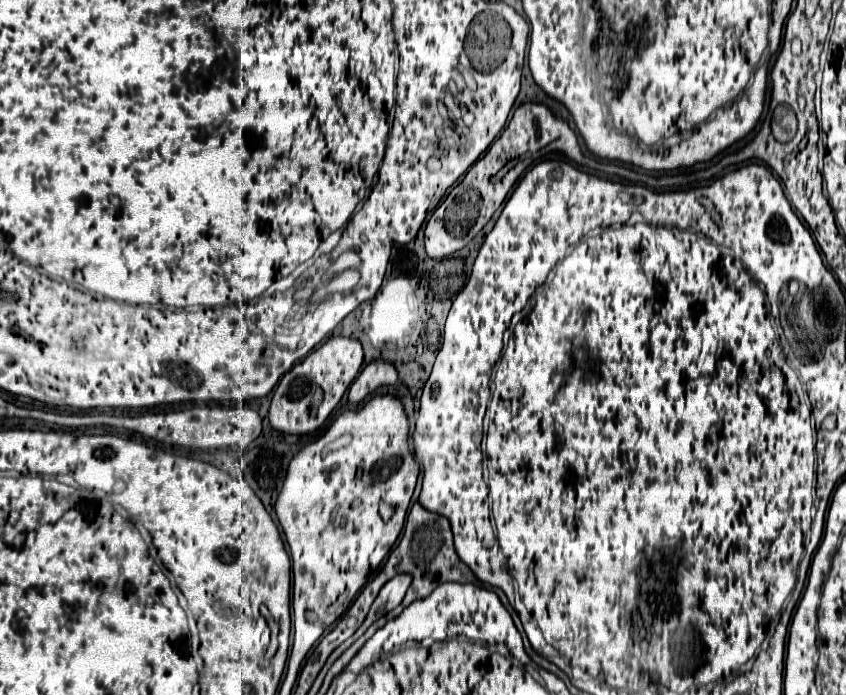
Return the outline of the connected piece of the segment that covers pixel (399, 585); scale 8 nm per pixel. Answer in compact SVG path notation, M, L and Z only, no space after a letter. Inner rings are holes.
M397 574L395 578L391 578L379 592L379 596L375 598L373 606L371 608L377 608L379 616L387 614L389 610L393 610L395 606L401 604L407 588L411 584L411 576L409 574Z

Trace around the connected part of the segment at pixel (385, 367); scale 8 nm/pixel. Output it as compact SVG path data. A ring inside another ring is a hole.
M381 358L371 360L363 368L363 372L355 378L355 382L351 384L351 388L349 388L349 400L353 404L359 404L375 388L389 386L389 384L395 384L395 382L397 382L397 368L391 362L381 360Z

